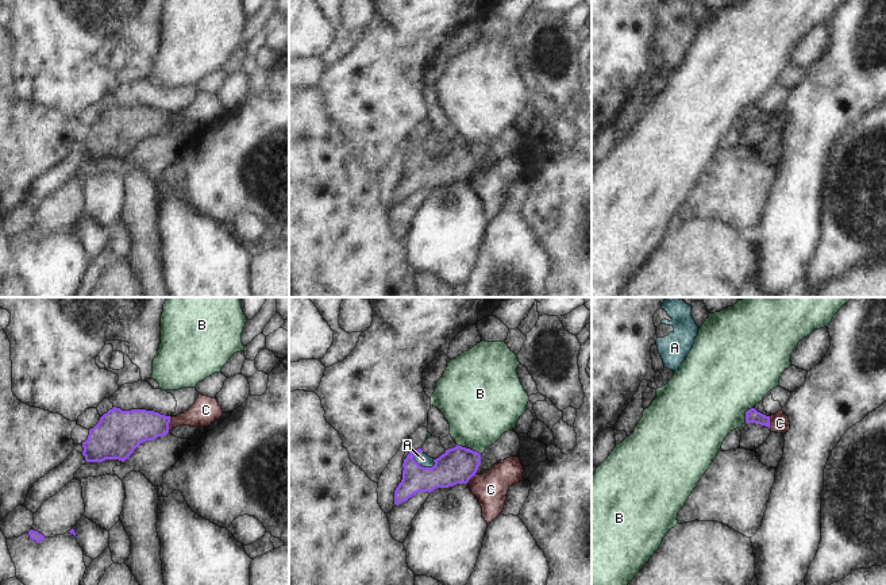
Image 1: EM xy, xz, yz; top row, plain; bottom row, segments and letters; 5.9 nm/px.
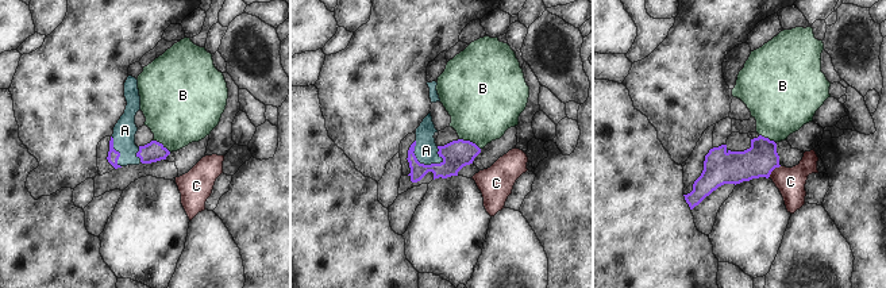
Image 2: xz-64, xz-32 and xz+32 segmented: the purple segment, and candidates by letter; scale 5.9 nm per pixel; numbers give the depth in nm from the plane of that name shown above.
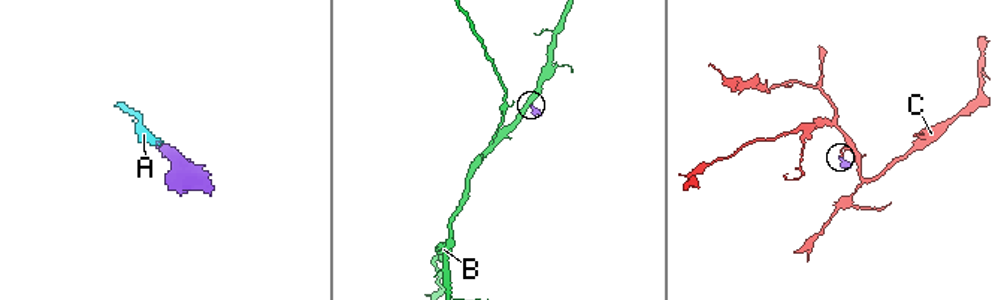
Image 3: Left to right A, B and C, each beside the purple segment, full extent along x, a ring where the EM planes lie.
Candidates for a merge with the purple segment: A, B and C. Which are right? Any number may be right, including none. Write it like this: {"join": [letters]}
{"join": ["A"]}

